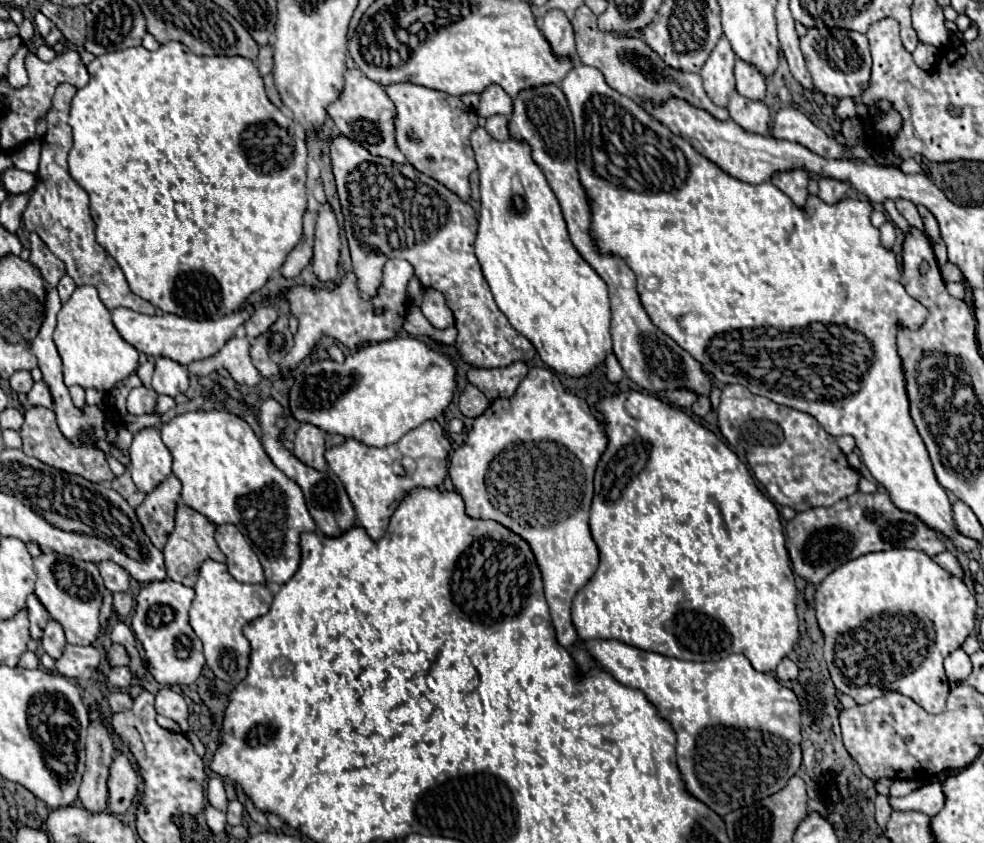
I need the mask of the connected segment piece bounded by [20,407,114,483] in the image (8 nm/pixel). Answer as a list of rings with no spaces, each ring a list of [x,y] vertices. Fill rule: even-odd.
[[[30,407],[24,413],[24,425],[20,429],[20,435],[22,435],[22,441],[24,441],[22,451],[26,455],[32,453],[32,457],[40,459],[42,463],[46,463],[50,467],[56,467],[60,471],[68,471],[68,473],[80,475],[80,477],[84,477],[88,481],[94,481],[94,483],[102,483],[102,481],[112,481],[114,479],[114,473],[110,471],[110,467],[106,463],[106,455],[102,451],[98,451],[96,447],[90,447],[90,445],[74,447],[72,443],[68,443],[62,437],[60,429],[56,427],[56,419],[54,419],[54,411],[52,409]]]

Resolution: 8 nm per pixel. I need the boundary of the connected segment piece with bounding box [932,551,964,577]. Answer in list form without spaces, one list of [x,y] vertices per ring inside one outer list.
[[[948,551],[936,553],[936,555],[932,555],[932,559],[934,559],[940,567],[944,567],[948,573],[952,573],[952,575],[956,575],[956,577],[964,577],[962,567],[960,567],[958,559],[956,559],[952,553],[948,553]]]

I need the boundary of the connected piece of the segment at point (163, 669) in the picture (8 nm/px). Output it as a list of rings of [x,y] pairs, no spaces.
[[[172,579],[154,581],[140,589],[136,597],[136,611],[132,617],[132,631],[144,647],[150,675],[160,685],[190,685],[204,667],[202,643],[188,623],[188,609],[194,599],[194,589]]]

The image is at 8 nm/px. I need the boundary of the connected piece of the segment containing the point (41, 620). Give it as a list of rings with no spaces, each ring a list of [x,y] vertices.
[[[34,595],[28,597],[28,601],[26,601],[26,611],[28,611],[28,617],[30,617],[30,635],[32,635],[32,639],[40,641],[42,631],[44,631],[44,627],[46,627],[46,623],[48,623],[50,615],[48,615],[48,611],[44,609],[44,605],[42,605]]]

